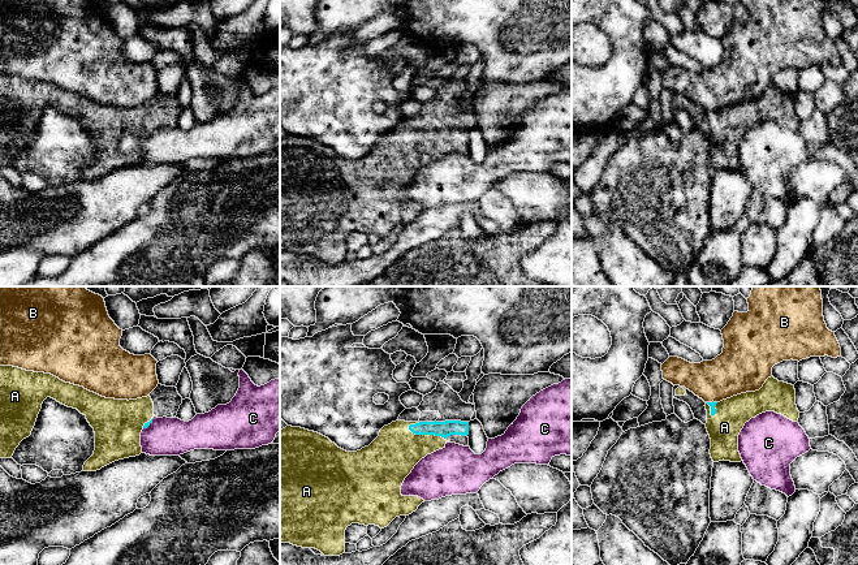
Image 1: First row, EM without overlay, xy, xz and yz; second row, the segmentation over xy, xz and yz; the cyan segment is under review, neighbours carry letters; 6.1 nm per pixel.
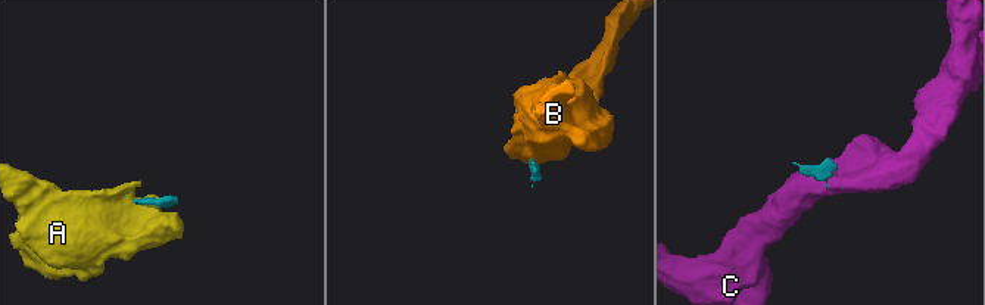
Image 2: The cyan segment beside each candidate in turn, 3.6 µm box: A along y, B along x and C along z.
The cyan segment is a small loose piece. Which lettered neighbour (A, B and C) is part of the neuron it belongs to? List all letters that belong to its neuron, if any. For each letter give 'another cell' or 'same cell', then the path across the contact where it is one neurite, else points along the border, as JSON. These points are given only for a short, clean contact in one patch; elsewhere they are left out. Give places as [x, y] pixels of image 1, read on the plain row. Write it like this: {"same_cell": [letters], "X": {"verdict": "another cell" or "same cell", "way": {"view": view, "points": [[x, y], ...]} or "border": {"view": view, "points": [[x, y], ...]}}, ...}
{"same_cell": ["A"], "A": {"verdict": "same cell"}, "B": {"verdict": "another cell", "border": {"view": "yz", "points": [[716, 110], [707, 111]]}}, "C": {"verdict": "another cell", "border": {"view": "xy", "points": [[152, 125], [152, 129], [143, 137]]}}}

